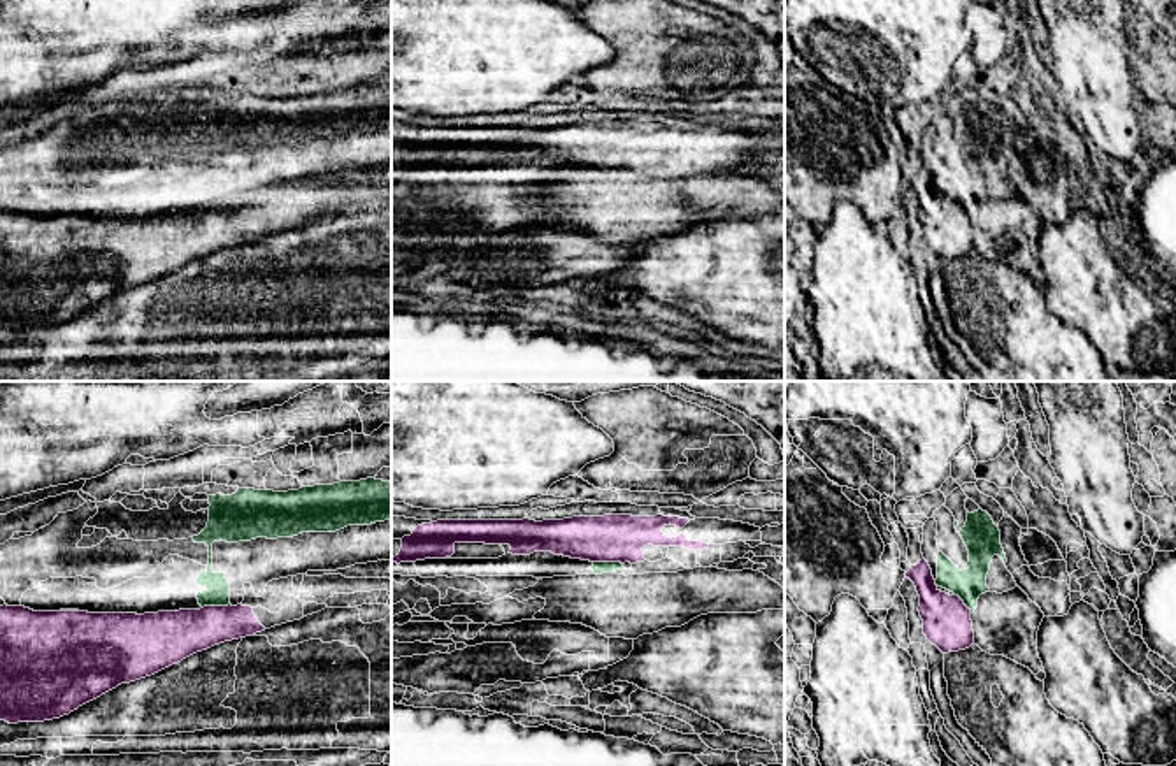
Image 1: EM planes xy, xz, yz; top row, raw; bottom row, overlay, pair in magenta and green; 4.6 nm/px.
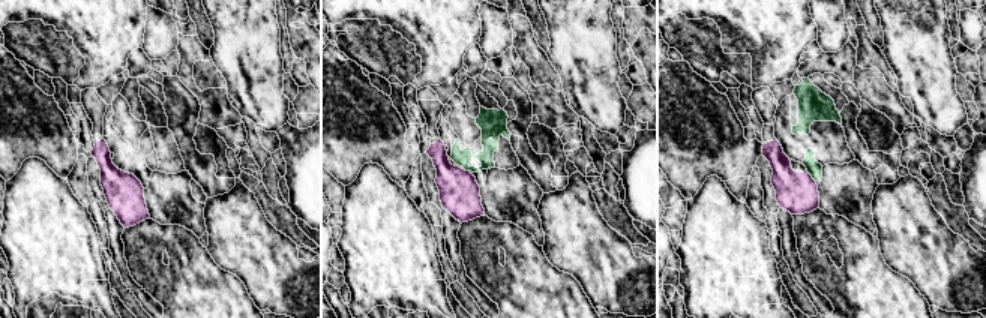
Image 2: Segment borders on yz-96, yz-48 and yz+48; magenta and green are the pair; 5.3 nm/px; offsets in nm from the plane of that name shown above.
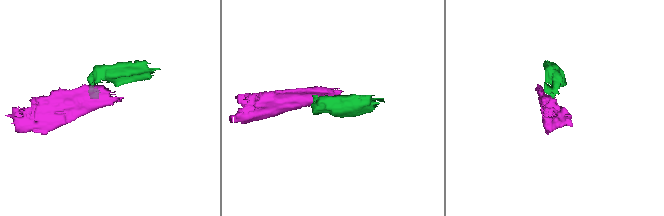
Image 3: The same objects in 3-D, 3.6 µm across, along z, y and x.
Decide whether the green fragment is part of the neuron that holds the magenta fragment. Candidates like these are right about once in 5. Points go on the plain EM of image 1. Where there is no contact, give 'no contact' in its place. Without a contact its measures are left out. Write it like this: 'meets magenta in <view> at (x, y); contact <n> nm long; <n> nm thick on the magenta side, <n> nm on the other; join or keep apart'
meets magenta in xz at (608, 167); contact 140 nm long; 220 nm thick on the magenta side, 60 nm on the other; keep apart

